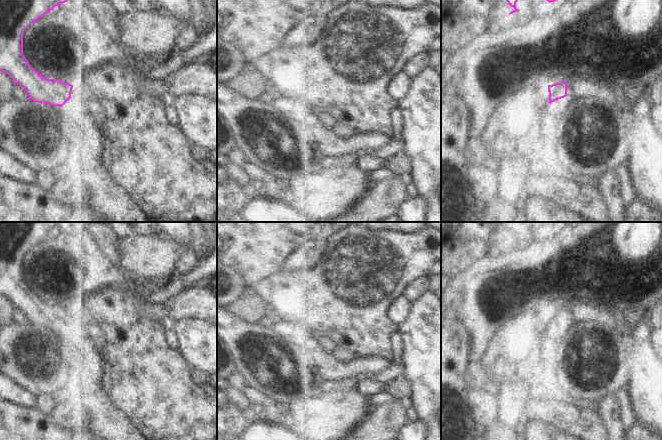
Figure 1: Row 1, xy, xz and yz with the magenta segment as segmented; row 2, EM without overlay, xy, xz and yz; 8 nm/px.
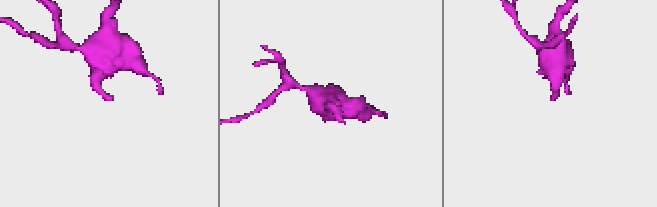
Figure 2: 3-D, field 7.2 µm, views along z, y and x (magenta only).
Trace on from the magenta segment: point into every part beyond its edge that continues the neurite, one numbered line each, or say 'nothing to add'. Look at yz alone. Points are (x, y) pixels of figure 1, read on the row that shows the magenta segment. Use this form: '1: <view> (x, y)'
1: yz (553, 127)

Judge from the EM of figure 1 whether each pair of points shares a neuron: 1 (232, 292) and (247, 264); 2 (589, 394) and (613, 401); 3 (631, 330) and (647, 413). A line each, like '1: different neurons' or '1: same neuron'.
1: different neurons
2: same neuron
3: same neuron

